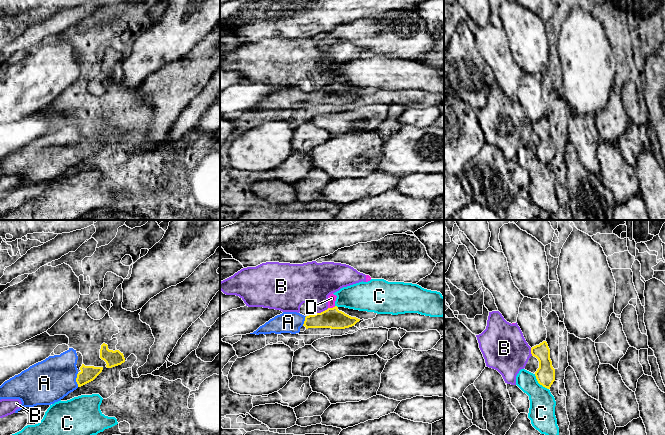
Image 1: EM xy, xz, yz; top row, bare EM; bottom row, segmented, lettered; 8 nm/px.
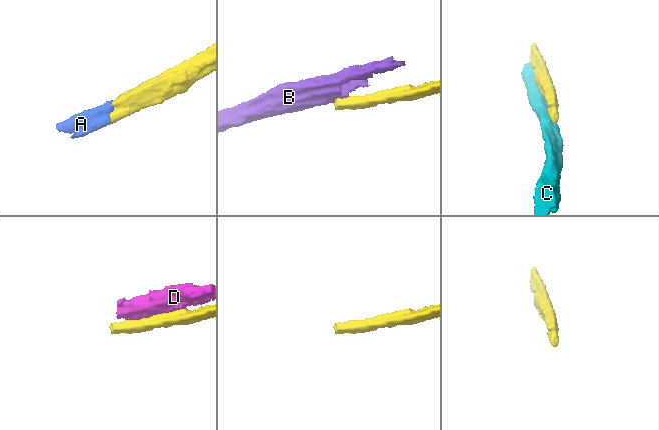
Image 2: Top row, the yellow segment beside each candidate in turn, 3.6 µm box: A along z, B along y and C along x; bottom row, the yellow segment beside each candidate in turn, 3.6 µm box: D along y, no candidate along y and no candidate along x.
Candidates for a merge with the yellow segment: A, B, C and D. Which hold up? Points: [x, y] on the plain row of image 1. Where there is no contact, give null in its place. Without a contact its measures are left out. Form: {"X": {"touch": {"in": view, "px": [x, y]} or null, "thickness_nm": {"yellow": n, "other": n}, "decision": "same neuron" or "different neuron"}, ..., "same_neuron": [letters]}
{"A": {"touch": {"in": "xy", "px": [76, 156]}, "thickness_nm": {"yellow": 130, "other": 340}, "decision": "same neuron"}, "B": {"touch": {"in": "xz", "px": [323, 87]}, "thickness_nm": {"yellow": 160, "other": 320}, "decision": "different neuron"}, "C": {"touch": {"in": "yz", "px": [539, 159]}, "thickness_nm": {"yellow": 160, "other": 200}, "decision": "different neuron"}, "D": {"touch": {"in": "xz", "px": [331, 84]}, "thickness_nm": {"yellow": 160, "other": 60}, "decision": "different neuron"}, "same_neuron": ["A"]}

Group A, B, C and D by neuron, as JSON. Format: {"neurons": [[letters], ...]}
{"neurons": [["A"], ["B", "D"], ["C"]]}

